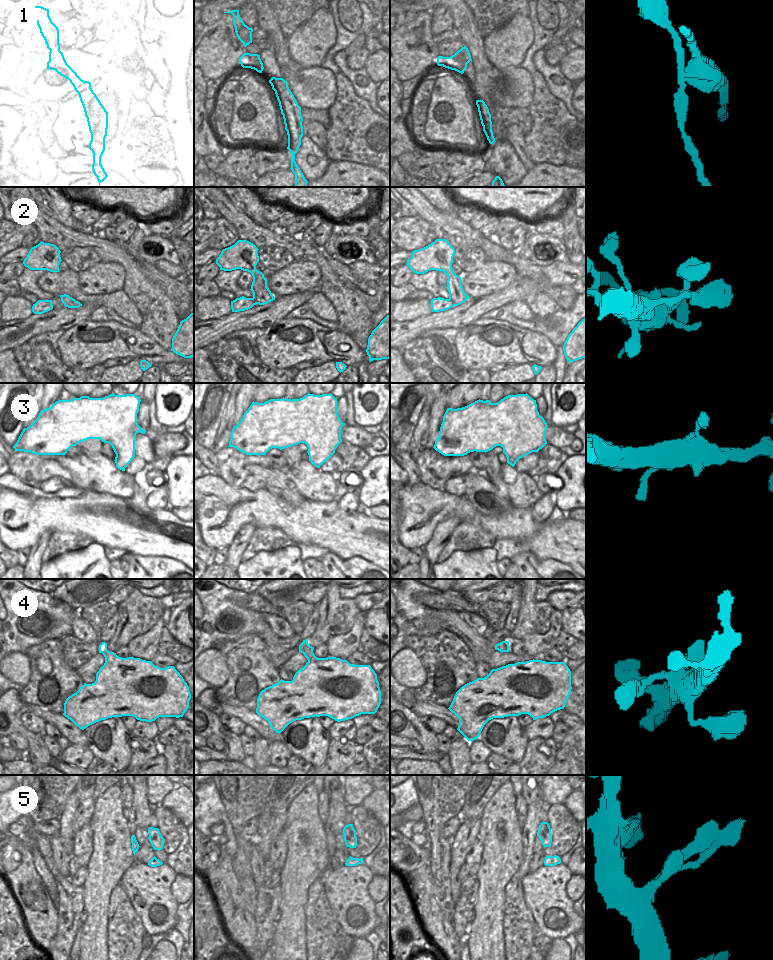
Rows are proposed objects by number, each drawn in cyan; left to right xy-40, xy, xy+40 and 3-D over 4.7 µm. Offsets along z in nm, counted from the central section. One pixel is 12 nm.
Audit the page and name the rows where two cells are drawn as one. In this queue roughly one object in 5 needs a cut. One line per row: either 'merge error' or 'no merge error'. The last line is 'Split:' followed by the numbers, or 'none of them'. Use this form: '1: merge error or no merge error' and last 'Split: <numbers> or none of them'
1: merge error
2: no merge error
3: no merge error
4: no merge error
5: no merge error
Split: 1

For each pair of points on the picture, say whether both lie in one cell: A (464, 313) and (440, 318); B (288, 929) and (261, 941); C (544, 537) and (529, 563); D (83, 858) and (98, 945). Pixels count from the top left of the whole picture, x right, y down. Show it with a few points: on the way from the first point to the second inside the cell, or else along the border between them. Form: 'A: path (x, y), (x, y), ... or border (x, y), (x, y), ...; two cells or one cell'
A: path (458, 316), (446, 318); one cell
B: border (276, 923), (276, 929), (271, 940); two cells
C: border (529, 551), (539, 558), (553, 558), (557, 561); two cells
D: border (92, 843), (92, 854), (86, 867); two cells

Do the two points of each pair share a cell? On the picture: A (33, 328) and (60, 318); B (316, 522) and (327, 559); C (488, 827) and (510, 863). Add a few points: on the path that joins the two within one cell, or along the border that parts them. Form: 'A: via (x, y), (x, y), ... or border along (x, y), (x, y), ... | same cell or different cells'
A: via (40, 323), (53, 320) | same cell
B: border along (329, 551), (342, 558), (352, 557) | different cells
C: via (497, 836), (502, 844), (502, 854) | same cell

